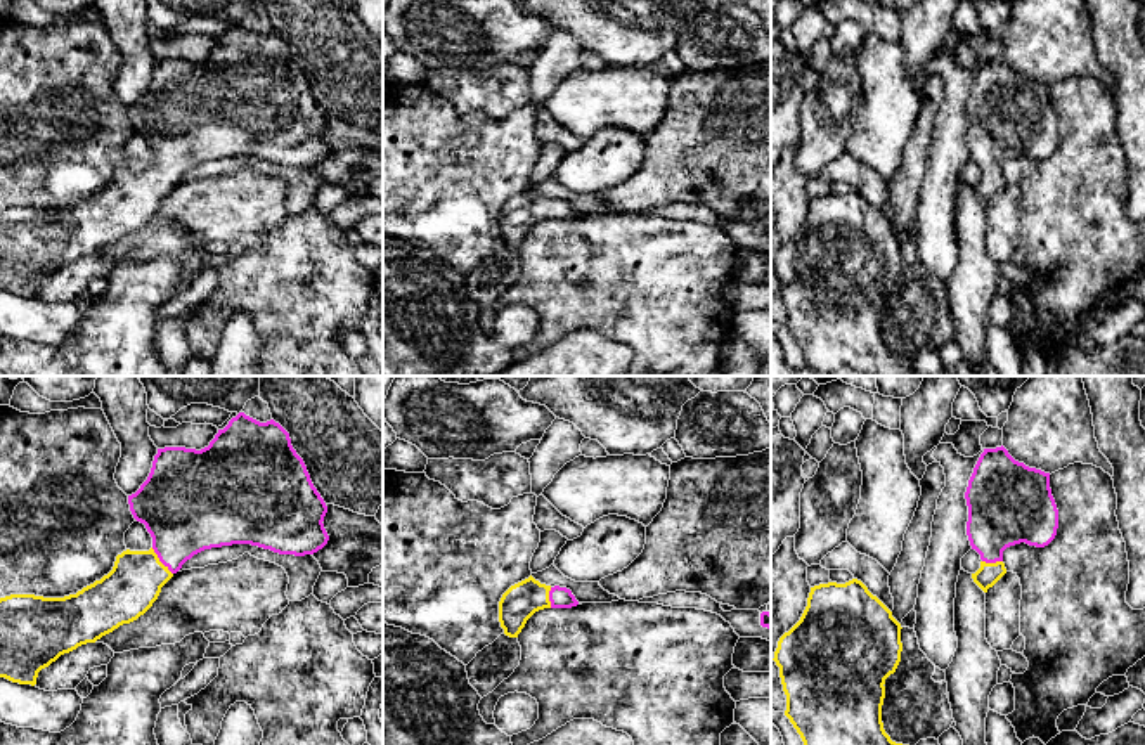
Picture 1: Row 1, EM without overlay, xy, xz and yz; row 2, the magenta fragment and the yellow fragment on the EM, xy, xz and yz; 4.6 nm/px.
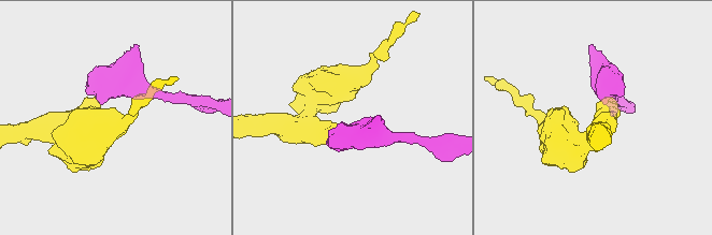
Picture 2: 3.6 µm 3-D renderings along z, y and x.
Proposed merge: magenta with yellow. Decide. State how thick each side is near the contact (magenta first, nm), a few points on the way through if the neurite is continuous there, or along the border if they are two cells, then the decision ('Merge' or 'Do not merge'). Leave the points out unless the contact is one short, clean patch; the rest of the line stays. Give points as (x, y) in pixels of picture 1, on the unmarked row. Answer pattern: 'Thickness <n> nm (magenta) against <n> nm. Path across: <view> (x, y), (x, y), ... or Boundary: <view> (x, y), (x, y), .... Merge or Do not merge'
Thickness 380 nm (magenta) against 240 nm. Path across: xy (186, 125), (172, 160), (160, 172), (132, 198). Merge

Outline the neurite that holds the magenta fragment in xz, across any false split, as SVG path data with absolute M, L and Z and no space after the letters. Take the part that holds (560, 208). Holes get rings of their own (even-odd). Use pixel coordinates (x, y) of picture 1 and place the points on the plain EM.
M532 187L511 198L499 213L499 234L504 246L518 249L527 232L544 220L572 220L579 213L570 201L546 198Z

